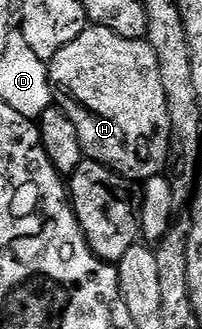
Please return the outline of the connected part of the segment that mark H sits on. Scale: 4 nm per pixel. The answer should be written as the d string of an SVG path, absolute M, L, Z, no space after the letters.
M85 26L84 32L74 37L70 45L62 45L62 49L54 53L48 63L48 80L52 86L52 102L66 113L74 129L78 129L78 141L87 158L117 171L128 181L143 181L167 168L172 130L166 89L162 89L156 51L144 39L127 39L105 27Z

